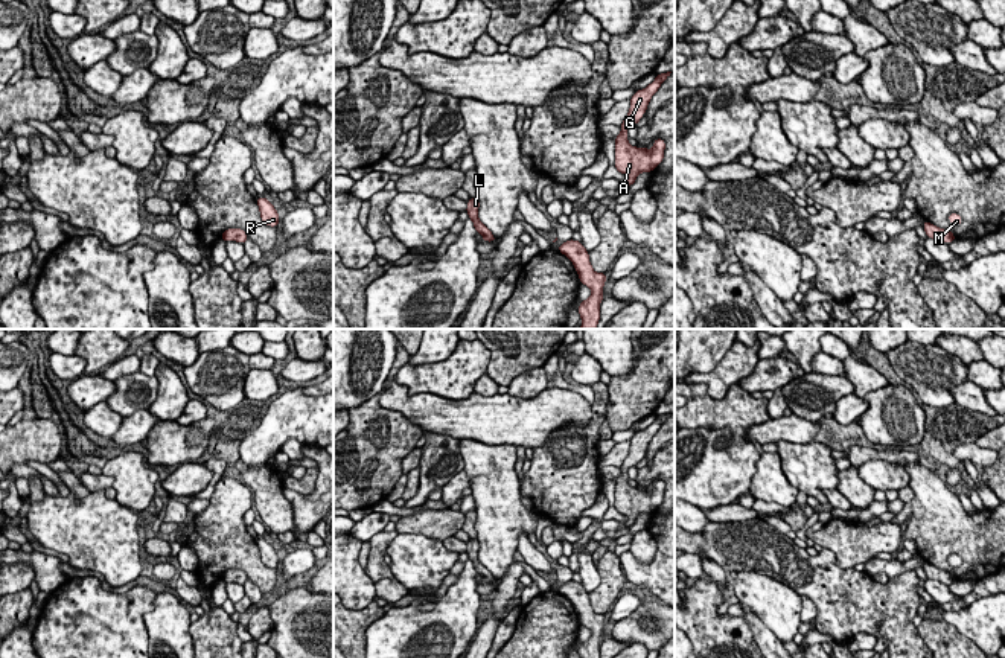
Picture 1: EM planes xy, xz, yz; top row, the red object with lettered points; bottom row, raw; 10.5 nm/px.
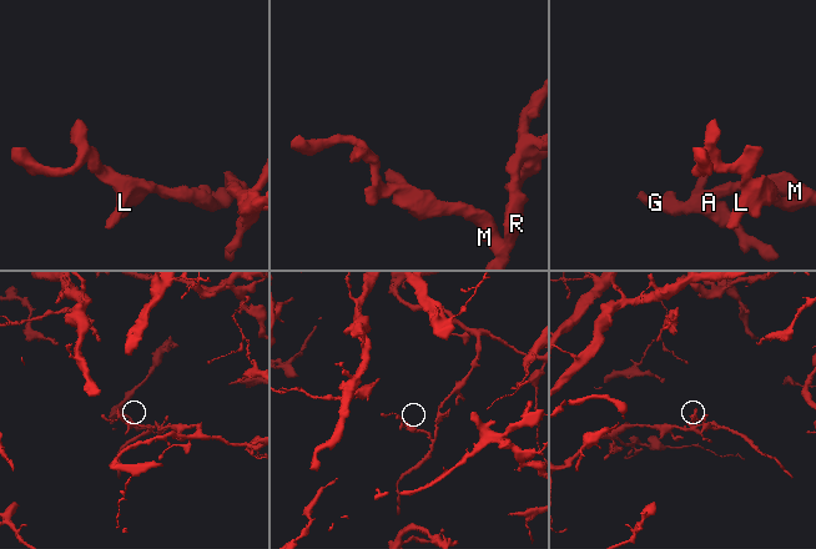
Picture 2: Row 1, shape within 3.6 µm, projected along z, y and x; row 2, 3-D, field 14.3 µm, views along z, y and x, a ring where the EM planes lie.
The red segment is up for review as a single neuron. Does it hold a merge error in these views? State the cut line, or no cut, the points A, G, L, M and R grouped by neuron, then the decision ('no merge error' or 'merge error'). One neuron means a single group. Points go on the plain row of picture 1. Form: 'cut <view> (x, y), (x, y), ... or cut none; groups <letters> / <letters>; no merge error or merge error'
cut none; groups A G L M R; no merge error

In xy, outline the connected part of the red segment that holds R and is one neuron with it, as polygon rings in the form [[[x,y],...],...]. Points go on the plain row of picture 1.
[[[265,538],[256,539],[256,542],[262,562],[270,568],[277,568],[280,557],[274,547]]]

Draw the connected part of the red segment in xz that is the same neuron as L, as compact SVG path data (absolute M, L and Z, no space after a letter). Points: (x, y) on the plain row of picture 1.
M471 539L467 542L466 553L469 556L469 561L474 564L475 571L483 576L483 582L487 583L496 582L492 573L480 562L478 548L480 548L478 539Z

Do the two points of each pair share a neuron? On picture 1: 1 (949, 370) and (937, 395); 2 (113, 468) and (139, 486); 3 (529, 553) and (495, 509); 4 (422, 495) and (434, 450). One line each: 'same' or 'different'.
1: same
2: same
3: different
4: same

